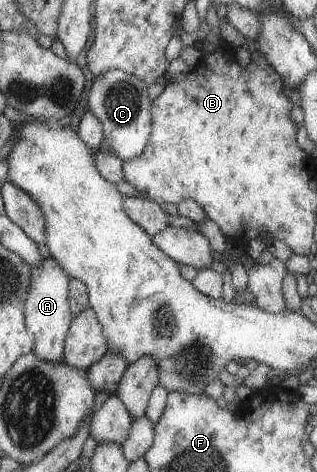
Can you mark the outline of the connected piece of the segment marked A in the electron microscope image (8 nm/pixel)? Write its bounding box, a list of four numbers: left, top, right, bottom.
[26,257,75,362]

